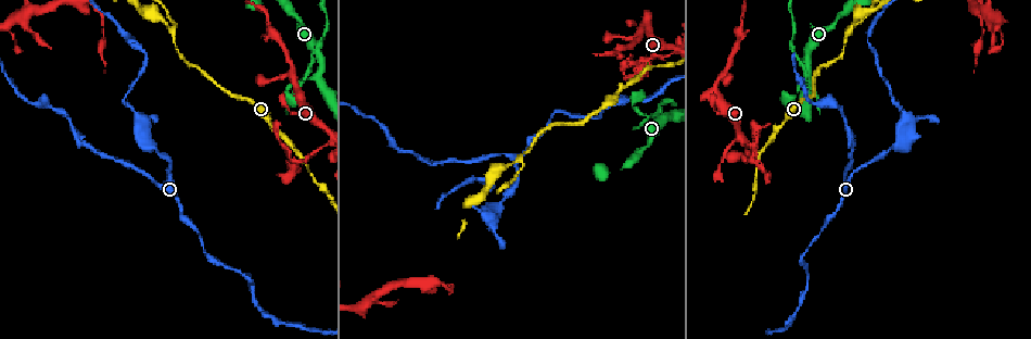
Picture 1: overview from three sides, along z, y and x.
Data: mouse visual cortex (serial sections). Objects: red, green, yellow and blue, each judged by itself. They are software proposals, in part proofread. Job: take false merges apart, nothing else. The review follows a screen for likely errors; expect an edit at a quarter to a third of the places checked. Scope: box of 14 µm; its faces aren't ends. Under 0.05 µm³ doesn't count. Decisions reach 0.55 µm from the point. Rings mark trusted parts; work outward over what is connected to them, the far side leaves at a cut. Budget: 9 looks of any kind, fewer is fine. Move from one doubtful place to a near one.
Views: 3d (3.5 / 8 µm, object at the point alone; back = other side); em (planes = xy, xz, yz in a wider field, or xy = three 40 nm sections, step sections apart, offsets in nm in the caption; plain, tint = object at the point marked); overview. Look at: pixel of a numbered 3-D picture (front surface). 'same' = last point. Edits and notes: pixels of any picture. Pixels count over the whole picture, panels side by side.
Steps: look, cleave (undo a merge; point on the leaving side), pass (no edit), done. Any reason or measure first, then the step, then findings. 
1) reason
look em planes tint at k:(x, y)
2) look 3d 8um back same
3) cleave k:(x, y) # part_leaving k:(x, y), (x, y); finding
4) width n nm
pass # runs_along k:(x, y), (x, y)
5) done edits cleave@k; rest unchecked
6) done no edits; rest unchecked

thin neck
look 3d 3.5um at 1:(811, 75)

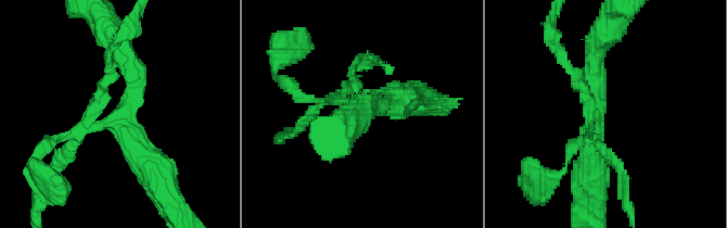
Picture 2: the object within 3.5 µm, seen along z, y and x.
arms 4; arm_widths 100, 150, 300, 400 nm; shape alone is not enough
look em xy step 2 tint at 2:(599, 109)

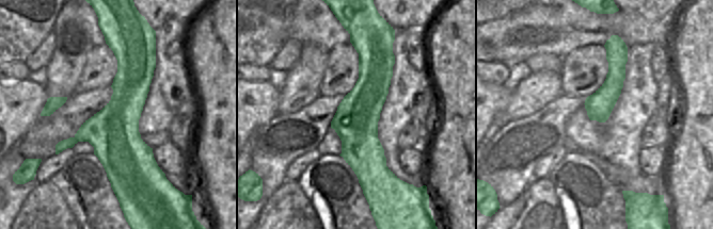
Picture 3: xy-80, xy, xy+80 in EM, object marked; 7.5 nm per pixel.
width 340 nm
cleave 2:(306, 99) # part_leaving 2:(344, 101), (297, 96), (273, 67); two cells meet here

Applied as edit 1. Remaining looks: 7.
look overview

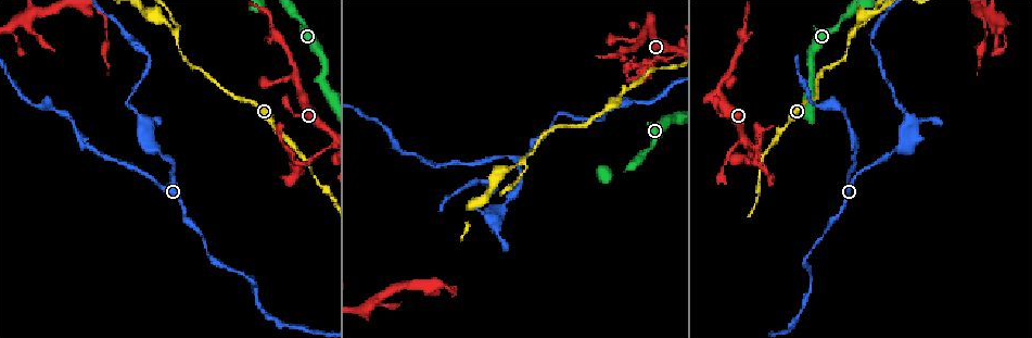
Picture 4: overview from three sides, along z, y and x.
look 3d 3.5um at 4:(304, 96)

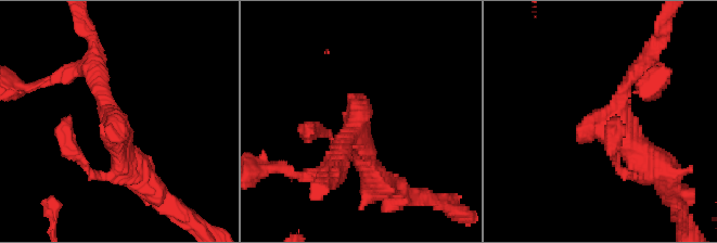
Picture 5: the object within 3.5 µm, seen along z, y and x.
shape alone is not enough
look em xy step 1 plain at 5:(112, 126)

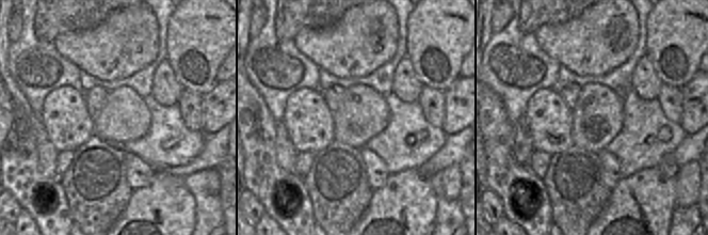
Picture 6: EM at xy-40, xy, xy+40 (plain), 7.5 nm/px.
look em xy step 1 tint same

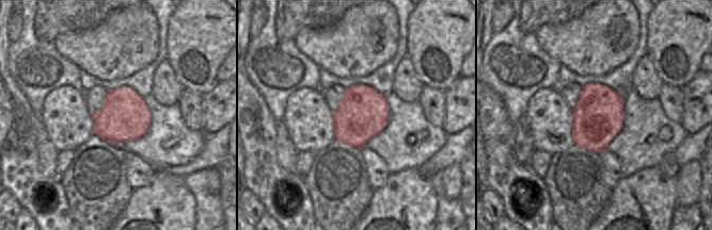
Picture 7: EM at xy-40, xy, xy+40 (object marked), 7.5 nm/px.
pass # runs_along 5:(132, 175), (92, 78), (92, 61); all the same cell

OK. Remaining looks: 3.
side arm on a straight run
look 3d 3.5um at 4:(175, 33)

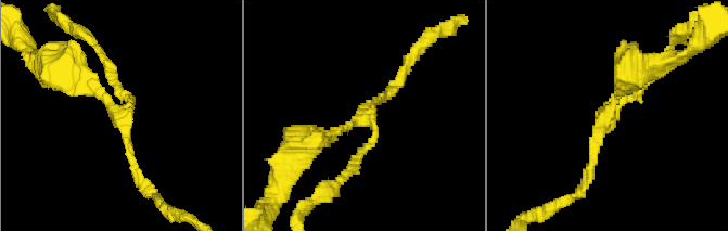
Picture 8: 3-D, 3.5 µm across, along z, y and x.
arms 3; arm_widths 150, 150, 200 nm
look em xy step 1 tint at 8:(607, 116)

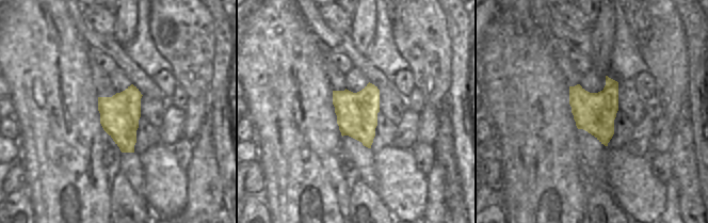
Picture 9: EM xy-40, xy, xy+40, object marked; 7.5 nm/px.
pass # all the same cell

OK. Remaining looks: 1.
three-way junction
look 3d 3.5um at 4:(652, 62)

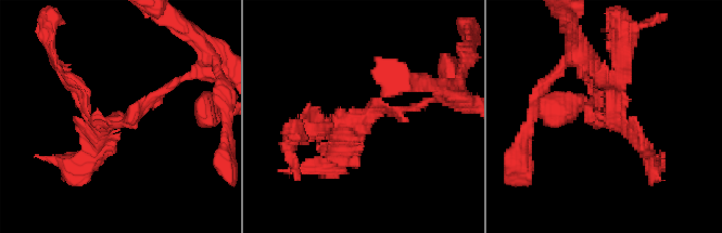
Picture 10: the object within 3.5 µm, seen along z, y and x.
cleave 10:(87, 107) # part_leaving 10:(122, 119), (94, 119), (58, 66); a second cell is stuck on

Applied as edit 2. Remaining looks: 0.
done edits cleave@2, cleave@10; rest unchecked

